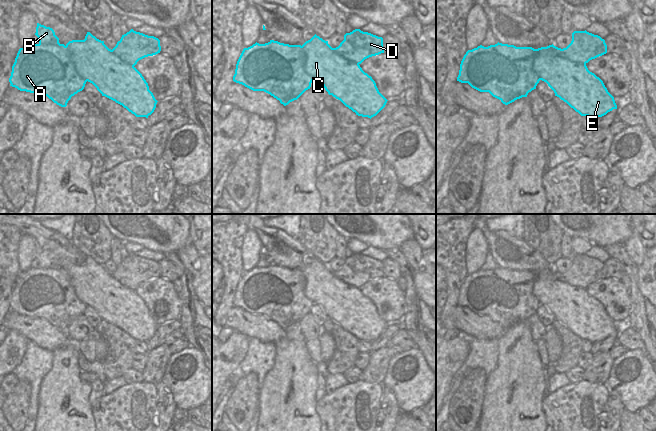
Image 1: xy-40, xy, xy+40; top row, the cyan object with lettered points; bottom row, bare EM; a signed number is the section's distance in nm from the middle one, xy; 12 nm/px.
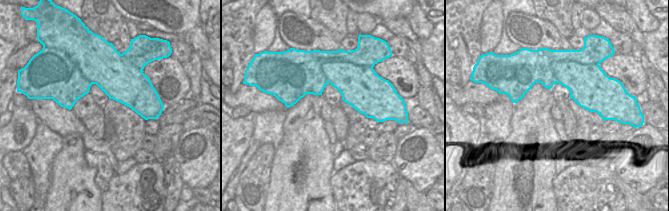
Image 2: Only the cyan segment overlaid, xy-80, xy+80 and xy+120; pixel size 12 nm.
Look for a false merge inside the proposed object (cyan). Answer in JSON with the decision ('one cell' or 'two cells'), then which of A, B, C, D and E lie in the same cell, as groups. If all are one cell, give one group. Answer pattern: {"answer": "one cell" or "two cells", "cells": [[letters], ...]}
{"answer": "two cells", "cells": [["A", "D"], ["B", "C", "E"]]}

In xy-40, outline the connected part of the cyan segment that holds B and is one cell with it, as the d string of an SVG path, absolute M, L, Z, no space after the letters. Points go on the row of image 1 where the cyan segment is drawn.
M37 23L35 35L39 38L39 44L58 43L59 38L52 28Z

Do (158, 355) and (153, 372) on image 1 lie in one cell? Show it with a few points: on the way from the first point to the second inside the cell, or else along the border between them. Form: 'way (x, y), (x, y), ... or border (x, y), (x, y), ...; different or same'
way (157, 359), (154, 368); same

